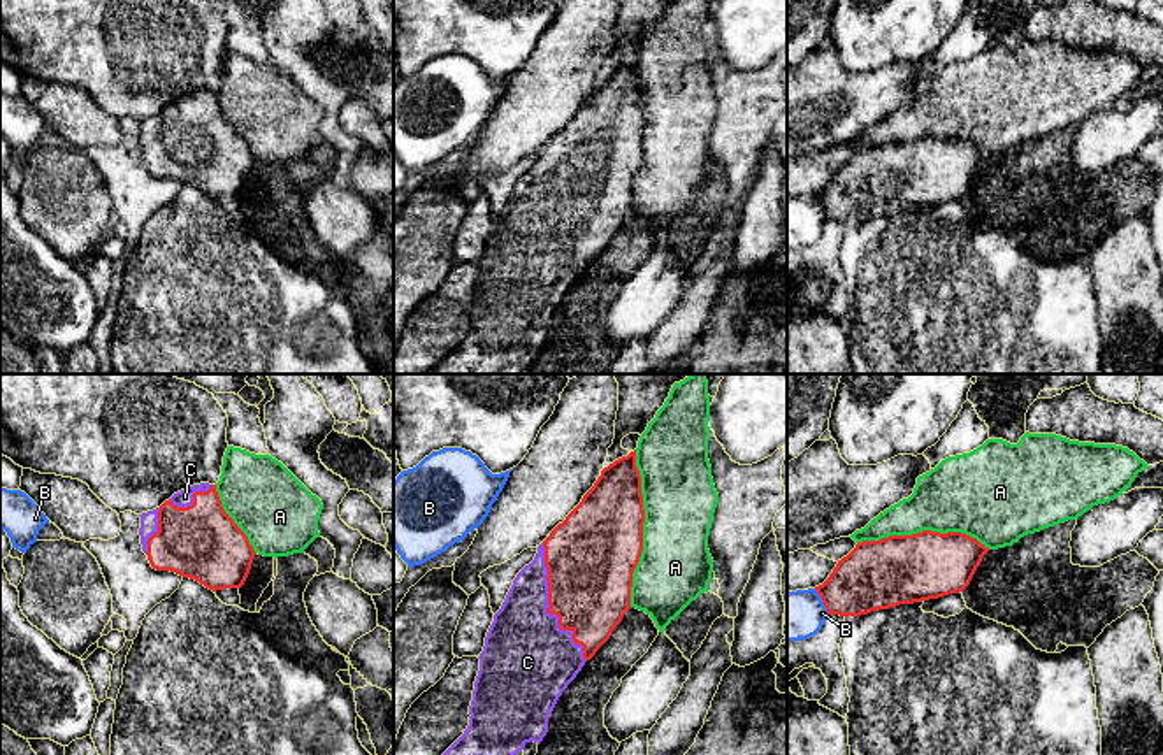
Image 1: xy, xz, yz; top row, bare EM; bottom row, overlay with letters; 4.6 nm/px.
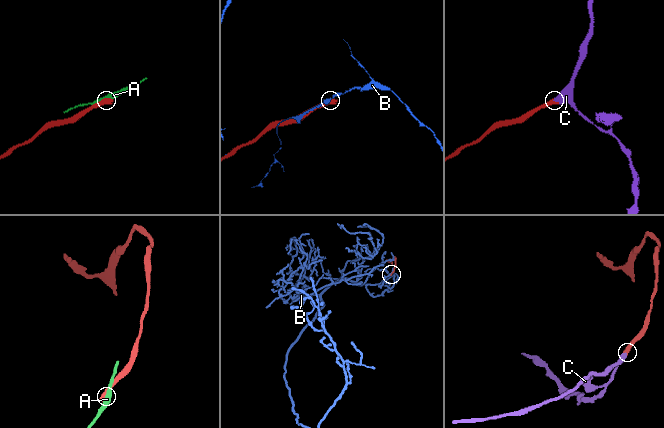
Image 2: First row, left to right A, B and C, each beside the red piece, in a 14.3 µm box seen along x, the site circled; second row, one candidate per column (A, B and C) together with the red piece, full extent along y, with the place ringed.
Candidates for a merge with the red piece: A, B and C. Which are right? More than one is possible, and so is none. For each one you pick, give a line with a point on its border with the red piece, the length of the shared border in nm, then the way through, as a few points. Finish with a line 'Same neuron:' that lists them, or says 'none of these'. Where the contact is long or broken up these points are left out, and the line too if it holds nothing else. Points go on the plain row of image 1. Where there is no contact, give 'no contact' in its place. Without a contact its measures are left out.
C: meets red in xz at (548, 215); contact 600 nm long
Same neuron: C

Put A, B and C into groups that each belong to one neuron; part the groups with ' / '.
A / B / C

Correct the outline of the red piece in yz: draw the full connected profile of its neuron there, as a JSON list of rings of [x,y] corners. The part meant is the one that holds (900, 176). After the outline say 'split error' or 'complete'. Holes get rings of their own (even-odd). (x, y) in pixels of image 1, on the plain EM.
[[[922,137],[863,147],[815,198],[827,221],[845,225],[938,205],[963,198],[987,158],[961,139]]]; complete

